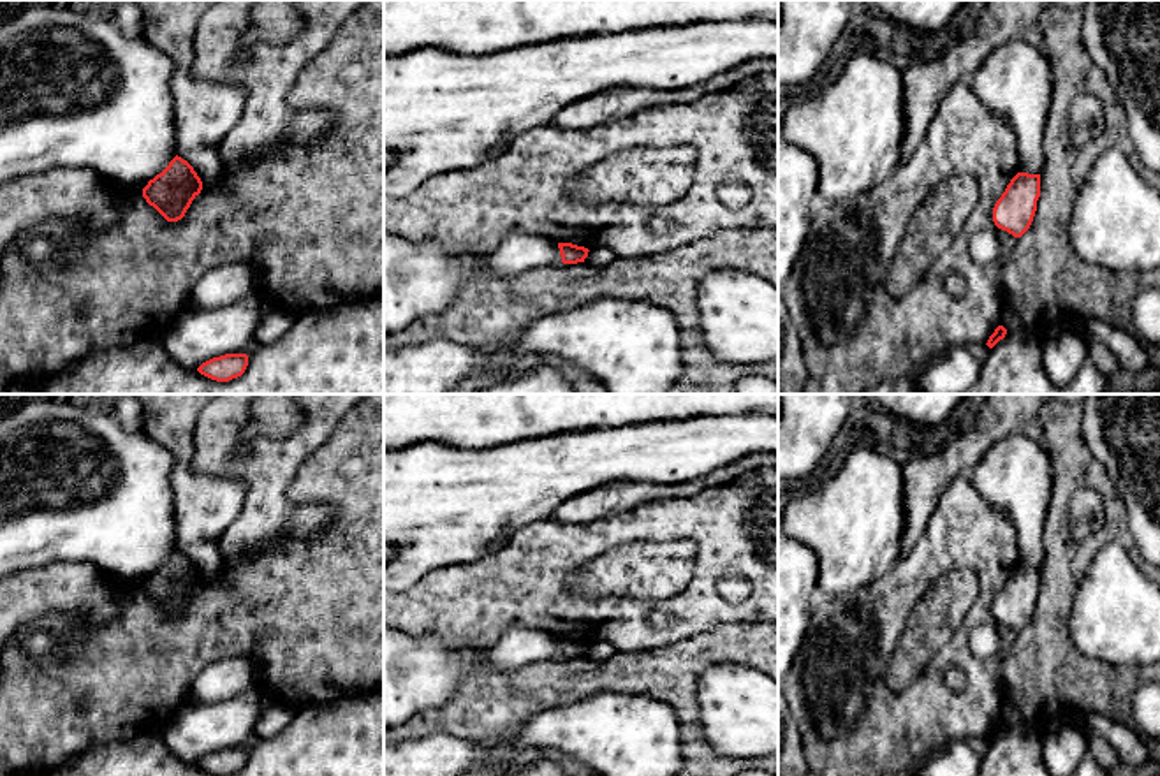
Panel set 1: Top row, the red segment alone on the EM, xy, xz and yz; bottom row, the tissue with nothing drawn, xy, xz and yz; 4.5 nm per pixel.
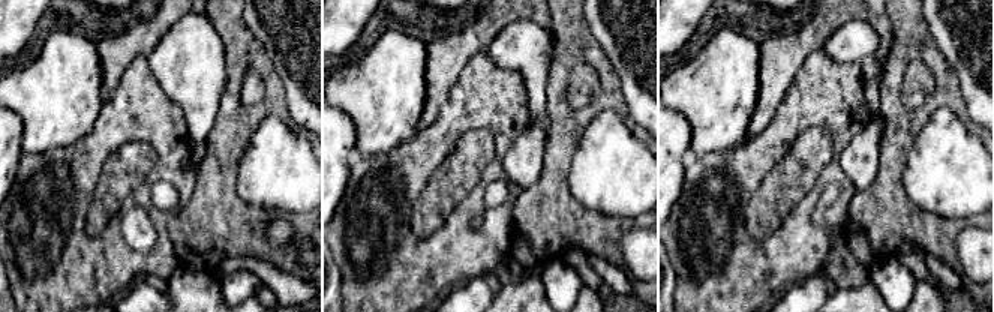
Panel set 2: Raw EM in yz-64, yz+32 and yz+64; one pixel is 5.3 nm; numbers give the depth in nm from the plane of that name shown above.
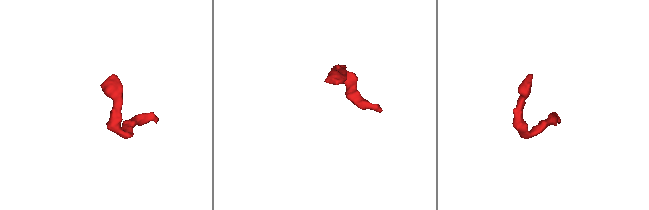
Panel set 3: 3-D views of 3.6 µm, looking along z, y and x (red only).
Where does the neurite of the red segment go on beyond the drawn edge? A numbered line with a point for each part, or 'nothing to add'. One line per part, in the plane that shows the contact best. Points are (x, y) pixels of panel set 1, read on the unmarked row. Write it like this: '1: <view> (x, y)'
1: xy (76, 484)

